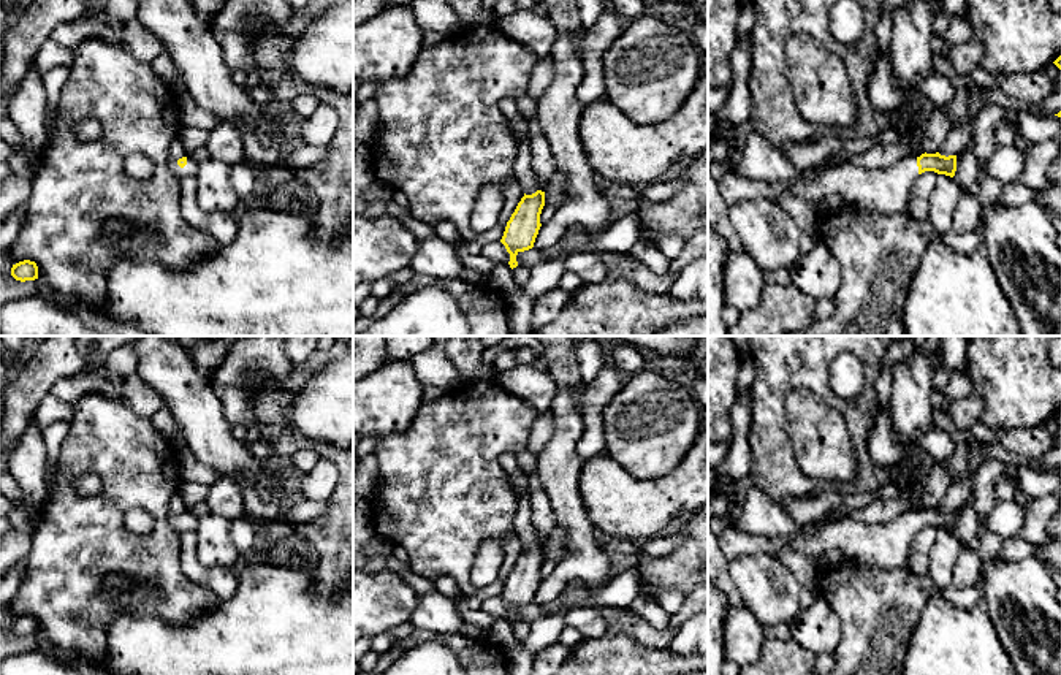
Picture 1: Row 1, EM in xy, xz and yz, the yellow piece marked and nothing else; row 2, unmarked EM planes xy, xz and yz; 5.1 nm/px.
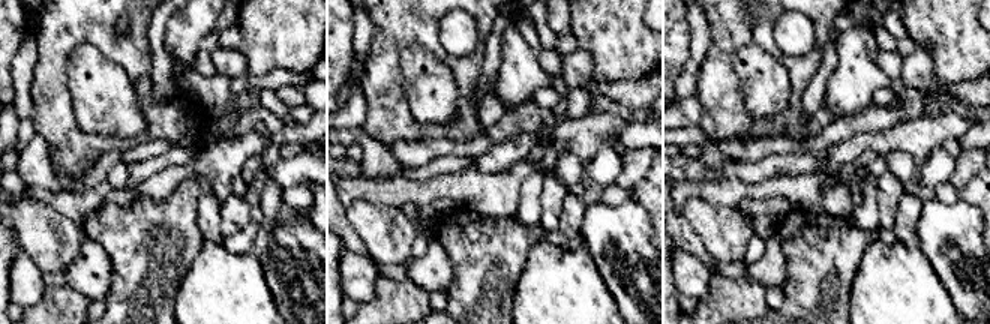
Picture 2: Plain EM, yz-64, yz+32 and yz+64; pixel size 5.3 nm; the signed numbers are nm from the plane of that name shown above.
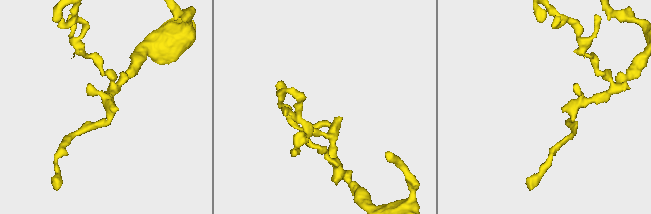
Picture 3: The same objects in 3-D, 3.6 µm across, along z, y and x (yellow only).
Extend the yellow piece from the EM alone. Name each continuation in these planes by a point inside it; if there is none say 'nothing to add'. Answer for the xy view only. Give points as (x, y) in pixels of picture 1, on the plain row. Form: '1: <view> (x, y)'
1: xy (190, 523)

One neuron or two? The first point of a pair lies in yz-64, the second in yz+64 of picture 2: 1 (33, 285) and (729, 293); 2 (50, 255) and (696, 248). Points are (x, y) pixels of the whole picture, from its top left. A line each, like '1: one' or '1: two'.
1: two
2: two

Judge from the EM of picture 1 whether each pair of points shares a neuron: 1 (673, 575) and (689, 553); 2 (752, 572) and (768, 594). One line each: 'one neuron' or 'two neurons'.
1: one neuron
2: one neuron

